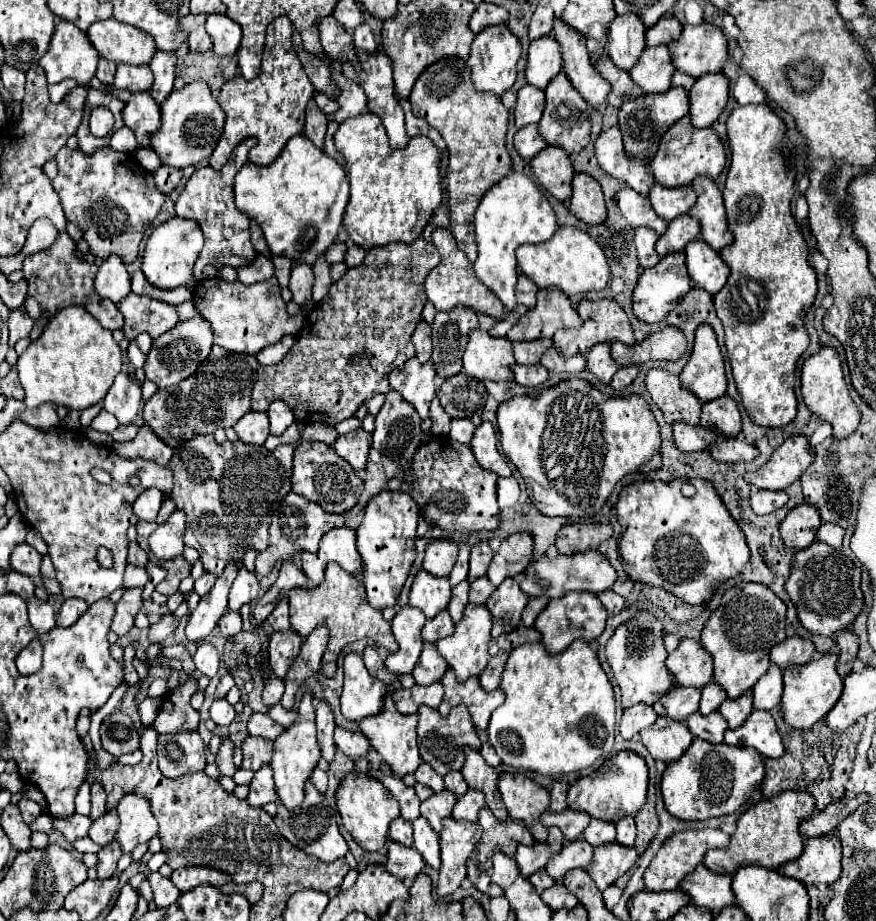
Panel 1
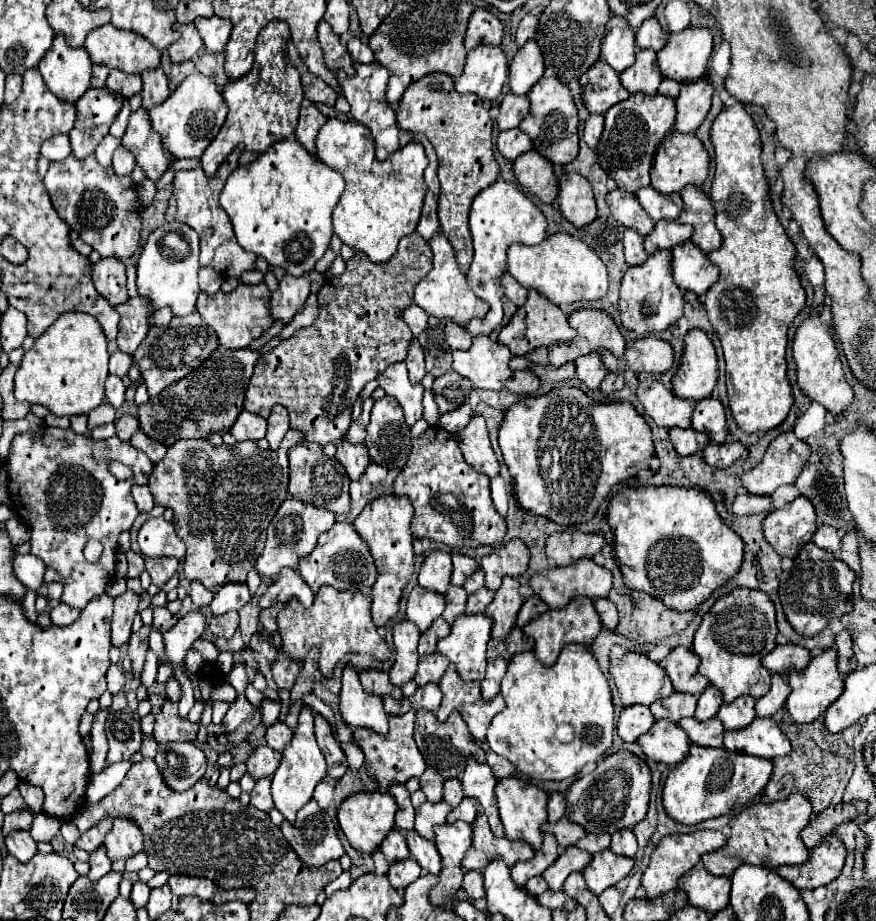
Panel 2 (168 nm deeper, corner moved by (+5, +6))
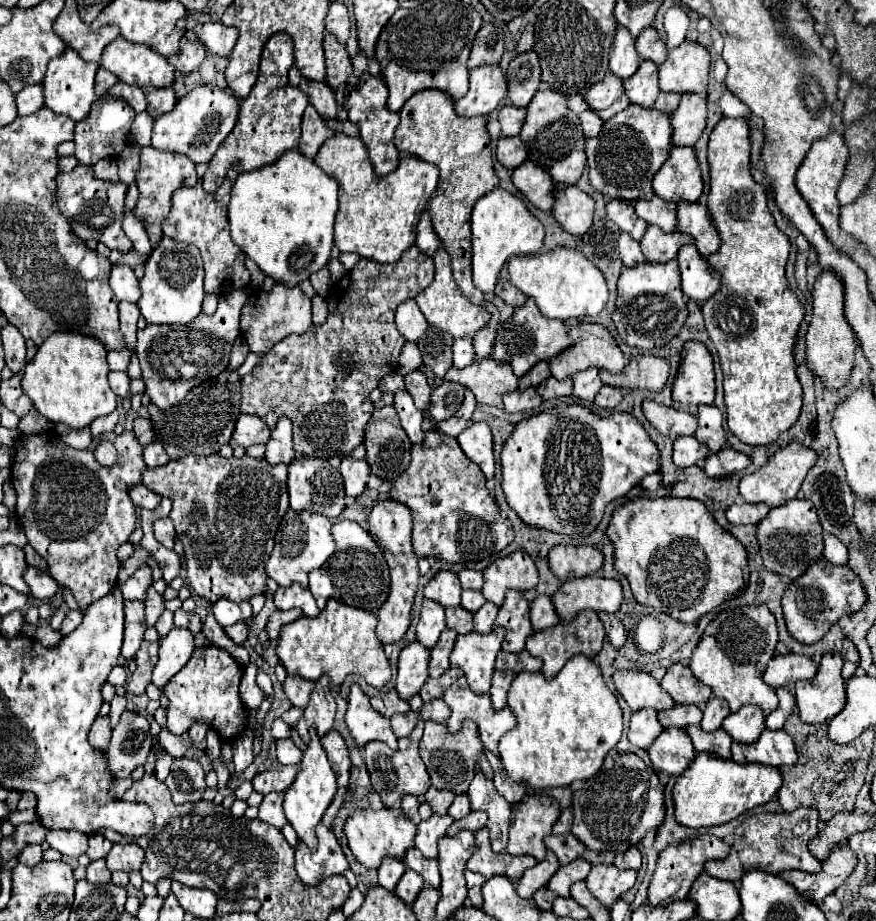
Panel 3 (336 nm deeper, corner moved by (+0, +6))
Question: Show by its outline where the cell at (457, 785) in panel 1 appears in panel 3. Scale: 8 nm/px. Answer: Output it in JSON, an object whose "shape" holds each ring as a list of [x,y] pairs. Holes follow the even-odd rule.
{"shape":[[[466,794],[456,796],[454,802],[452,802],[452,806],[450,806],[450,810],[448,810],[448,814],[450,814],[454,820],[464,818],[468,812],[470,812],[470,804],[468,804],[468,796],[466,796]]]}

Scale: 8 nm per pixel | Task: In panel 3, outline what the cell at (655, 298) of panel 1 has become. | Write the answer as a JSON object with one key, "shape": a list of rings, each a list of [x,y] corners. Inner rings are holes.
{"shape":[[[668,260],[664,264],[644,262],[634,268],[624,268],[618,278],[616,292],[618,292],[616,308],[610,318],[620,338],[628,346],[634,346],[640,350],[660,348],[666,342],[670,342],[686,322],[688,310],[680,288],[680,272],[678,272],[676,260]]]}

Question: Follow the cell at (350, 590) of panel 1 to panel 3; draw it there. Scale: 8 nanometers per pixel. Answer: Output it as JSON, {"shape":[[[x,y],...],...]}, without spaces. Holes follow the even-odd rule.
{"shape":[[[328,600],[326,608],[320,612],[318,618],[302,616],[302,618],[294,620],[292,624],[286,624],[282,628],[276,654],[288,674],[300,676],[304,680],[318,680],[322,674],[328,674],[332,678],[332,682],[336,686],[340,686],[348,674],[360,674],[370,686],[380,690],[392,678],[390,662],[384,656],[382,642],[376,638],[376,616],[372,612],[364,612],[360,608],[350,608],[338,600]]]}

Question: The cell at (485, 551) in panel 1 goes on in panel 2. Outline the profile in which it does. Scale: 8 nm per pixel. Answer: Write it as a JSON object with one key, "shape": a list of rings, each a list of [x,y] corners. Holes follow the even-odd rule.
{"shape":[[[477,566],[477,572],[473,572],[473,576],[469,576],[467,580],[465,580],[465,590],[469,592],[469,594],[473,594],[473,592],[477,592],[479,588],[483,588],[483,572],[481,572],[481,568]]]}

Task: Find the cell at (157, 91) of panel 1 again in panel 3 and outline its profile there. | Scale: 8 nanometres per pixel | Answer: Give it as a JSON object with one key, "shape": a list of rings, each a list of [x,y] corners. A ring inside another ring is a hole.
{"shape":[[[144,88],[144,90],[146,90],[146,100],[148,100],[146,112],[152,118],[158,118],[158,116],[174,110],[176,96],[174,96],[172,88]]]}

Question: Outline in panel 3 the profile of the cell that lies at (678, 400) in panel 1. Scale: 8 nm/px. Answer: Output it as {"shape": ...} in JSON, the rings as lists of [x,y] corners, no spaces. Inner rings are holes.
{"shape":[[[644,402],[642,412],[644,412],[646,420],[658,432],[662,432],[662,436],[668,436],[672,440],[678,436],[692,436],[698,428],[696,416],[682,410],[682,408],[676,408],[676,406],[662,406],[656,402]]]}

